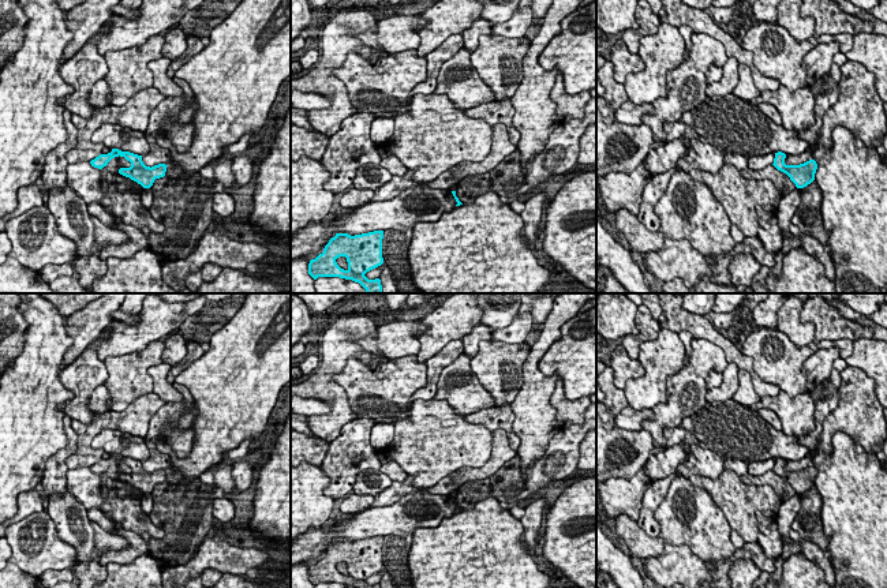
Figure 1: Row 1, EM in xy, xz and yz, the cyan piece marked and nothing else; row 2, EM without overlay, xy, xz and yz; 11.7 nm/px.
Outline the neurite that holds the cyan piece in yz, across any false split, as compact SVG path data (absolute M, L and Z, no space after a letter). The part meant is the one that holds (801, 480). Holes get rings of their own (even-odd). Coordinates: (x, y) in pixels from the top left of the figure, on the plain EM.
M782 457L775 458L774 472L786 479L797 494L804 494L815 486L817 469L815 465L809 465L800 471L786 471L786 460Z

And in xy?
M112 454L108 460L100 460L94 465L90 467L91 472L102 475L108 471L108 468L115 462L124 462L127 467L131 468L130 473L120 473L119 479L130 483L131 486L141 490L143 494L150 494L156 484L164 483L166 477L165 469L158 469L154 472L146 472L142 467L142 461L130 458L130 457L121 457L119 454Z

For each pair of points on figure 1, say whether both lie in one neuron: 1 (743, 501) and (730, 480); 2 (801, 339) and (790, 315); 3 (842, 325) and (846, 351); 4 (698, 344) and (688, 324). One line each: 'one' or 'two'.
1: one
2: one
3: two
4: two

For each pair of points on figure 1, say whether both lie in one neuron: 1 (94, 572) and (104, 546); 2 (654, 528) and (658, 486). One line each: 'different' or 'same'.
1: different
2: same

